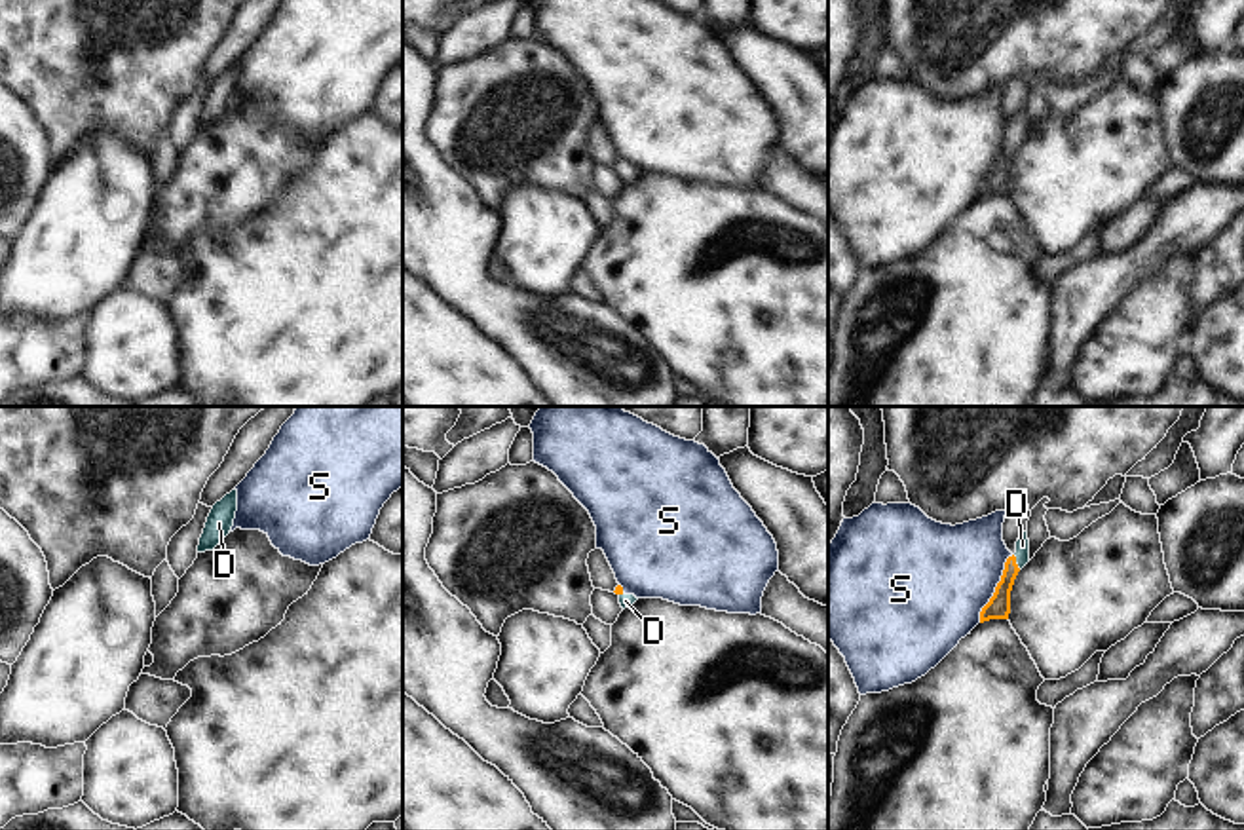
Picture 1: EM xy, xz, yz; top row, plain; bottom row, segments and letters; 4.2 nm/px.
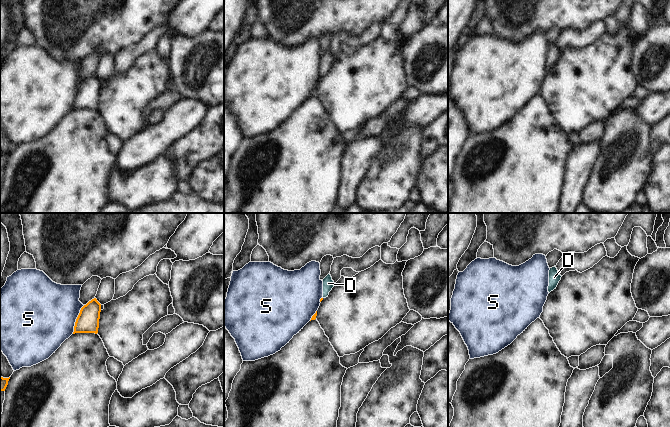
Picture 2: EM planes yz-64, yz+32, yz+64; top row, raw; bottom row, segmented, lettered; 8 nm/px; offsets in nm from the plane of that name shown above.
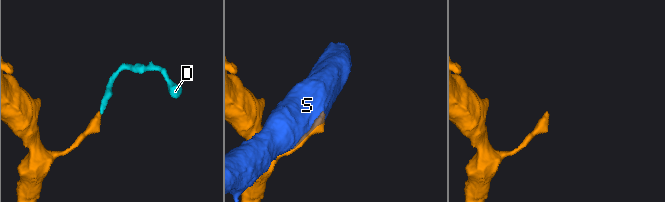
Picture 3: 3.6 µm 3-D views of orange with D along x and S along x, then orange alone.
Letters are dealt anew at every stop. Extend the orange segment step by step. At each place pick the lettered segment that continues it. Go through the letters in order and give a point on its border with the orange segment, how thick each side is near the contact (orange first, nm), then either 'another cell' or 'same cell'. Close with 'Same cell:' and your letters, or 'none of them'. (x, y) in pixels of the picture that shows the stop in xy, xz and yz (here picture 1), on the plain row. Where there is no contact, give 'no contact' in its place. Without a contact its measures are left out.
D: meets orange in yz at (1015, 137); 100 nm thick on the orange side, 60 nm on the other; same cell
S: meets orange in yz at (996, 162); 100 nm thick on the orange side, 440 nm on the other; another cell
Same cell: D

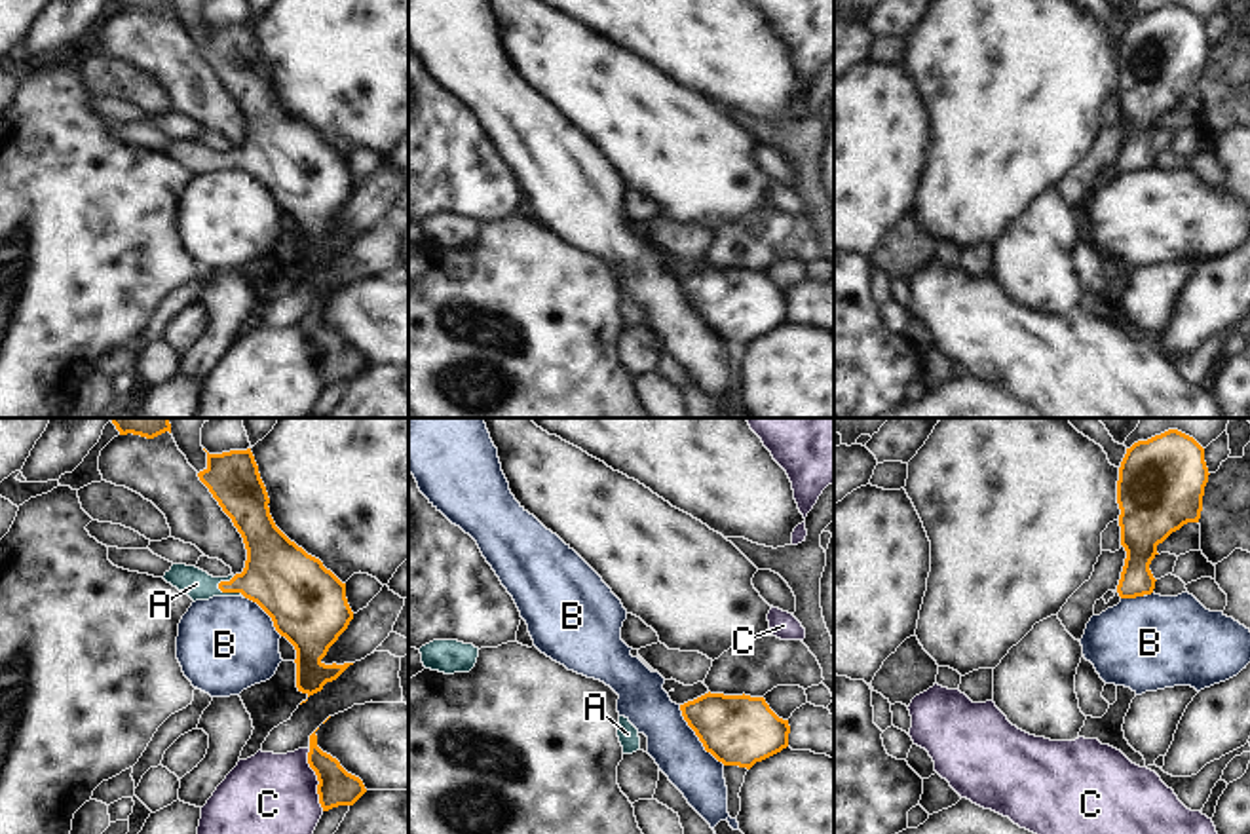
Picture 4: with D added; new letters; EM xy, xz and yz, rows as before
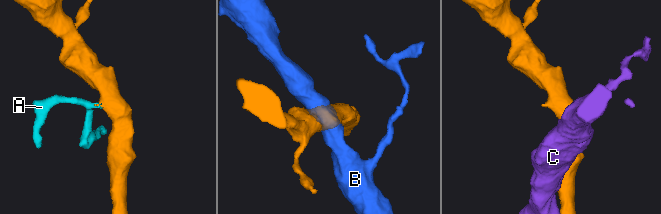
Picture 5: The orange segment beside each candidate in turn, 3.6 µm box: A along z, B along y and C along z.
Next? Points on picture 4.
A: meets orange in xy at (230, 166); 300 nm thick on the orange side, 120 nm on the other; same cell
B: meets orange in xz at (698, 310); 300 nm thick on the orange side, 200 nm on the other; another cell
C: meets orange in xy at (318, 354); 160 nm thick on the orange side, 440 nm on the other; another cell
Same cell: A

